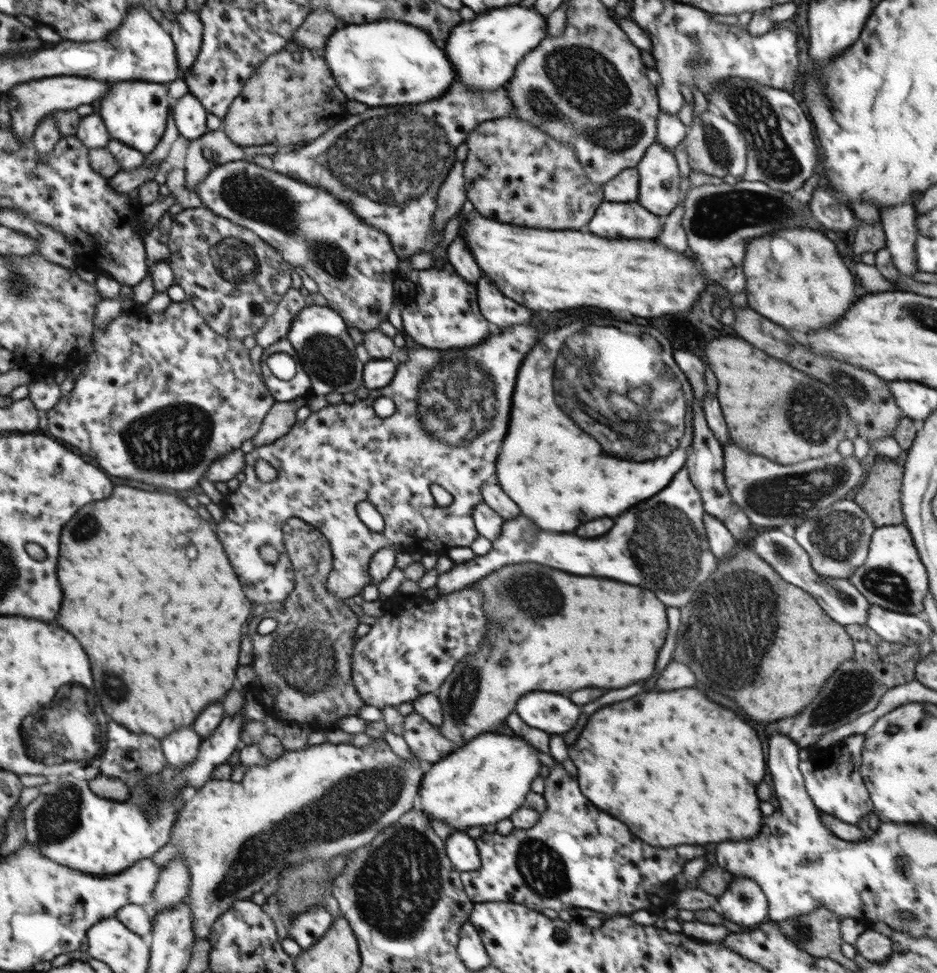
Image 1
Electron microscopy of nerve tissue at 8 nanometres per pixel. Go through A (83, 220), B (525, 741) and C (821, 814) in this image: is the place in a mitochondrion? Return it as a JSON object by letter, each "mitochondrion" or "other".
{"A":"other","B":"other","C":"other"}

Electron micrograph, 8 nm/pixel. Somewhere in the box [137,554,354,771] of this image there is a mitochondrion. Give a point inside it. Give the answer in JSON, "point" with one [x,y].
{"point":[320,674]}

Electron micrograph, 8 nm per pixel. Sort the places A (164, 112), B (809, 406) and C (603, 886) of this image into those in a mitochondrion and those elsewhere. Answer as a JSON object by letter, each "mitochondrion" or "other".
{"A":"other","B":"mitochondrion","C":"other"}

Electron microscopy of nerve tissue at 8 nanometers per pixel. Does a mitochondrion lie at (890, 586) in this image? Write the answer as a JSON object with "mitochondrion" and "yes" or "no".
{"mitochondrion":"yes"}

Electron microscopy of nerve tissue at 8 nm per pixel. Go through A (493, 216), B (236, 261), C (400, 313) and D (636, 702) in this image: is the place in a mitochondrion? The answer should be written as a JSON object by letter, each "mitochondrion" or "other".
{"A":"other","B":"mitochondrion","C":"other","D":"other"}

